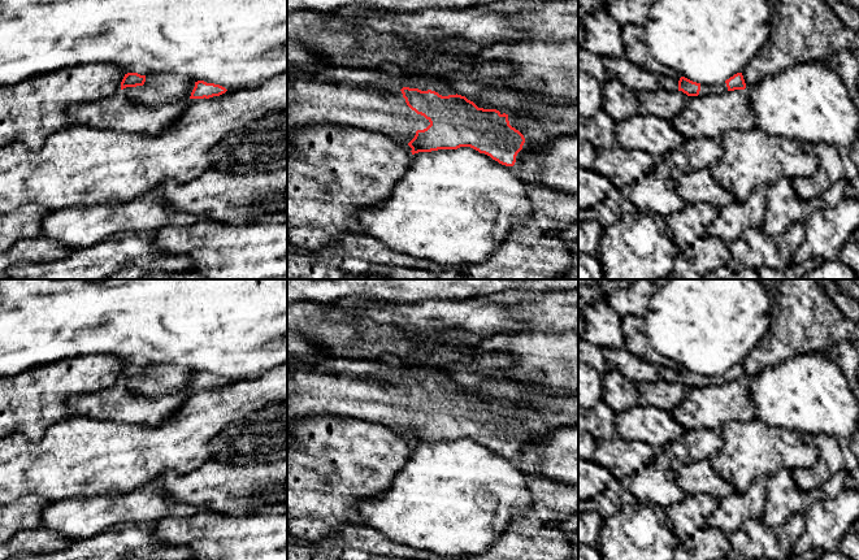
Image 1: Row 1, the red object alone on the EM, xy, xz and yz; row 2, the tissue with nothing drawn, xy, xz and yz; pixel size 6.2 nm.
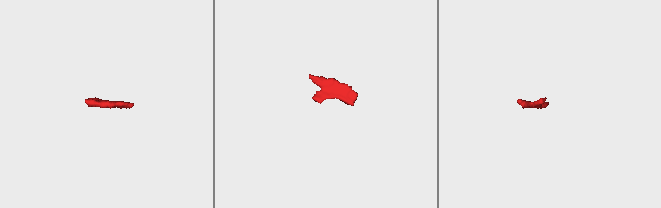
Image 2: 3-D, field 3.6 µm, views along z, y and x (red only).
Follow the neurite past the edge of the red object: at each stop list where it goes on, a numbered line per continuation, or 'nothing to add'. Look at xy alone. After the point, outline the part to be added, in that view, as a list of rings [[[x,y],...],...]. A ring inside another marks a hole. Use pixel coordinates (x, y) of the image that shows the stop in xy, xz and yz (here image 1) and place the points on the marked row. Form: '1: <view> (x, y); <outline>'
nothing to add

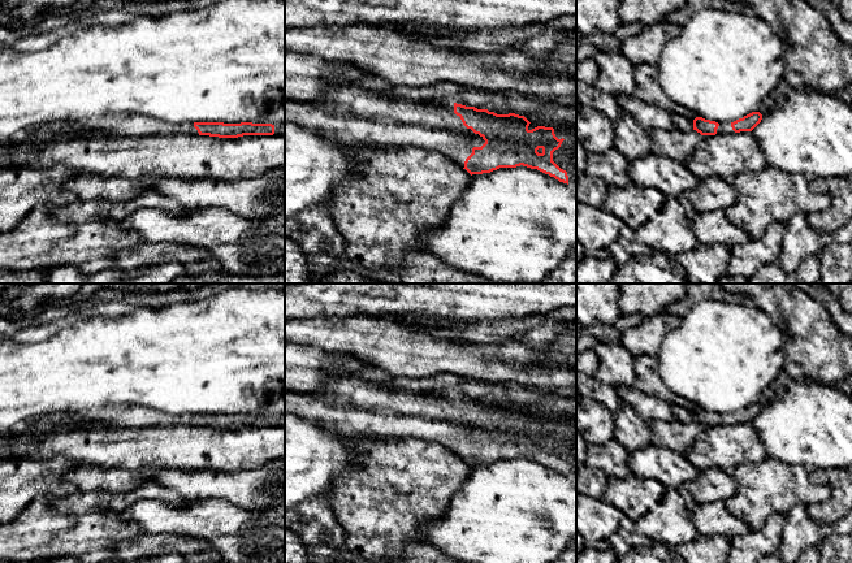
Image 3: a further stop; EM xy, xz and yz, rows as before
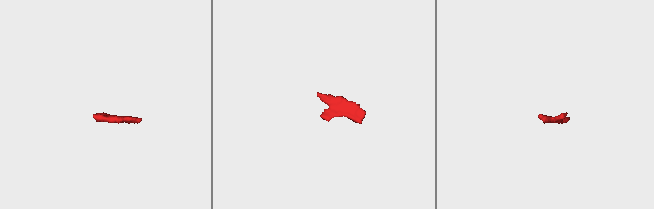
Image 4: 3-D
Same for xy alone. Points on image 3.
1: xy (116, 125); [[[111,114],[85,122],[52,122],[39,125],[29,131],[95,131],[109,137],[130,138],[170,134],[199,135],[198,130],[194,127],[194,122],[183,122],[172,126],[165,121],[146,117],[144,114]]]

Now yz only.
1: yz (725, 128); [[[722,122],[717,129],[717,134],[735,134],[731,127],[731,122]]]

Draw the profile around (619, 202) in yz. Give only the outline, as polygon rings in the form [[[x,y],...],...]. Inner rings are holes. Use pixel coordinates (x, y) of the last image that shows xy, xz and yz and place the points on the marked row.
[[[630,181],[624,187],[609,187],[602,208],[637,229],[662,207],[665,195],[653,187],[637,187]]]

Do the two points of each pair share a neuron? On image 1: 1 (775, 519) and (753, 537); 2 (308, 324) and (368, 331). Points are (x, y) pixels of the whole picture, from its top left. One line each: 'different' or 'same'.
1: different
2: same

